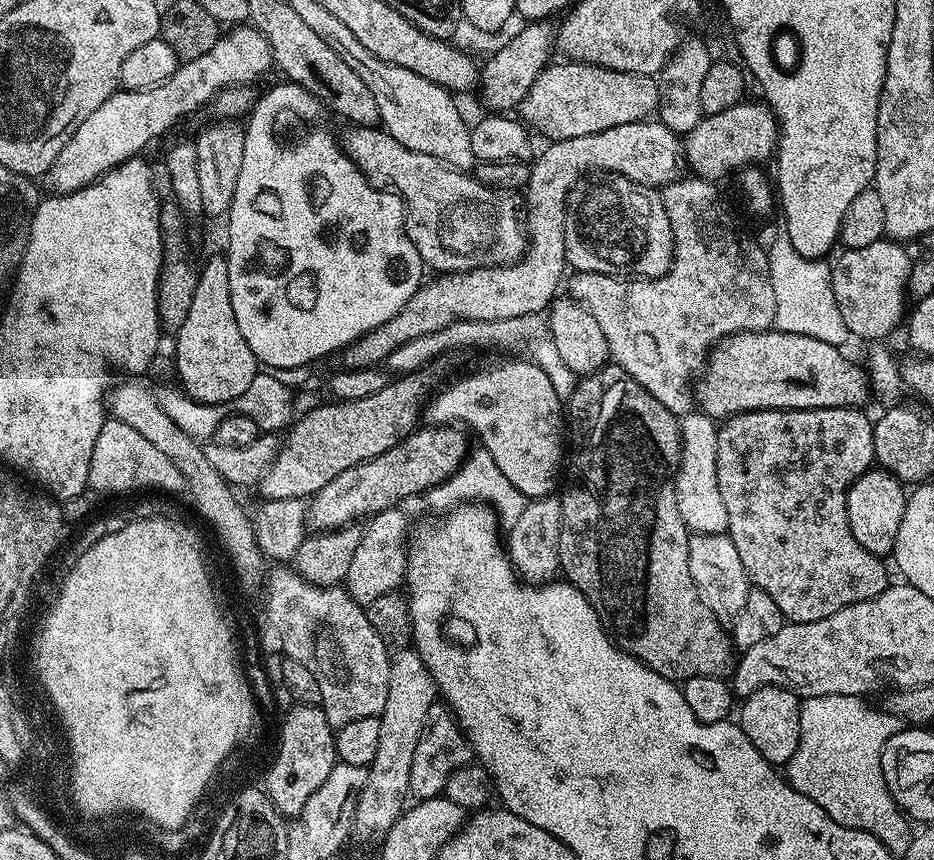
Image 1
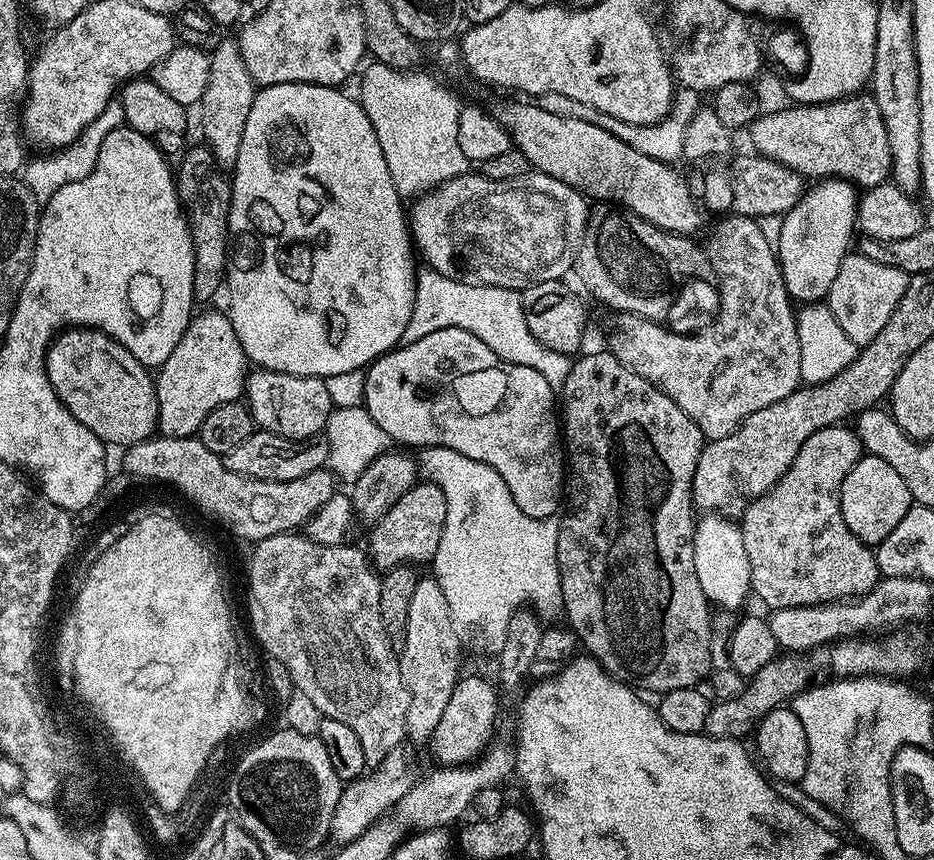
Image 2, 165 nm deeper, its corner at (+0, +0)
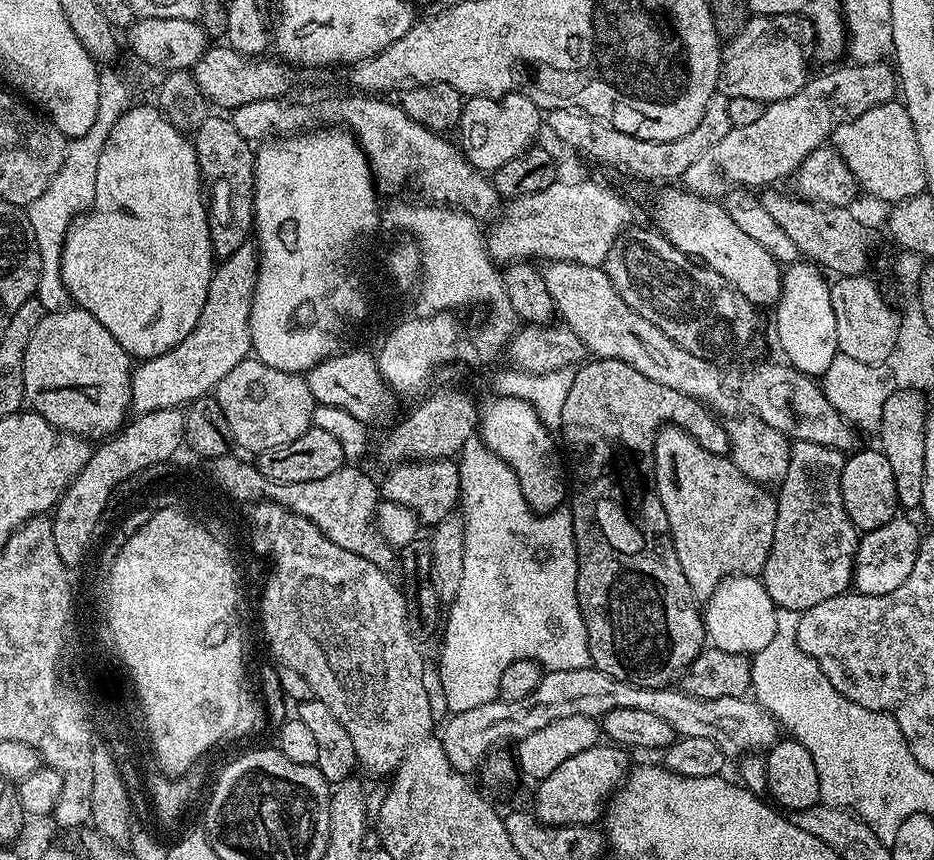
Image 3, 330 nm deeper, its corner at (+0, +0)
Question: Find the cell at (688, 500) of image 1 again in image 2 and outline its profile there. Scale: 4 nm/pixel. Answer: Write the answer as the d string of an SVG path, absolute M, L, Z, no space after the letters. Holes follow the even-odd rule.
M704 514L696 521L696 530L692 534L692 541L694 542L694 570L698 574L698 583L702 586L702 594L706 594L709 605L720 608L740 608L744 604L744 599L750 596L750 589L752 586L752 579L750 578L750 558L746 558L746 546L742 546L742 534L740 533L739 523L733 522L729 517L719 514Z

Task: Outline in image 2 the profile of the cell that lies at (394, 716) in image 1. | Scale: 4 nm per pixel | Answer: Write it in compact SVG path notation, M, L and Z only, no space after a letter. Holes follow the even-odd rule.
M435 575L417 579L414 594L410 597L410 615L406 617L406 642L398 649L402 682L406 682L406 690L410 693L410 710L406 710L406 736L409 741L417 740L420 746L427 743L434 726L438 726L442 713L450 702L450 694L454 694L456 681L462 675L460 669L460 633L450 618L450 605L446 602L446 594L442 594L442 586L438 586Z

